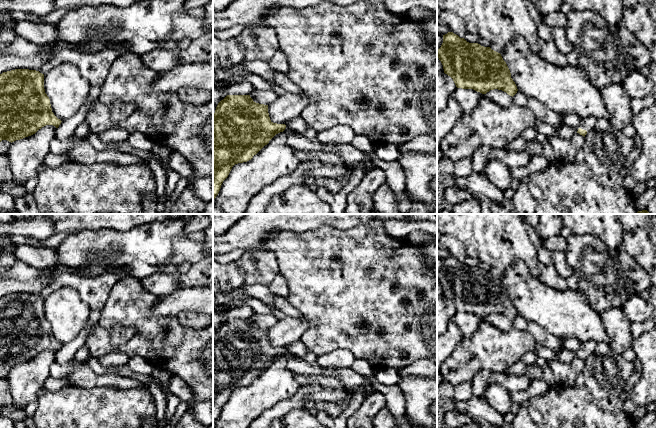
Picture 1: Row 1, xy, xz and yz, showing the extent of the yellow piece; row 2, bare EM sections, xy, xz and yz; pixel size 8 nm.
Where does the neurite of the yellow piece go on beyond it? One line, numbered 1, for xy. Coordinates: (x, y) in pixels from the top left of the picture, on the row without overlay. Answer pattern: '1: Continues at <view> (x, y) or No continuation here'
1: No continuation here

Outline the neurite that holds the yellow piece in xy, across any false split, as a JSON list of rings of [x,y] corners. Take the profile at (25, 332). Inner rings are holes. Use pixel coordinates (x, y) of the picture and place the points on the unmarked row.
[[[15,293],[0,298],[0,366],[14,366],[35,358],[46,349],[61,348],[52,336],[44,313],[44,298],[36,294]]]

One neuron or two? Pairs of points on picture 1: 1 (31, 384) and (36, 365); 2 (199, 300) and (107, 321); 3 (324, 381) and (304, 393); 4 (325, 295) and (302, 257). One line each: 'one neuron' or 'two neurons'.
1: one neuron
2: two neurons
3: two neurons
4: one neuron

